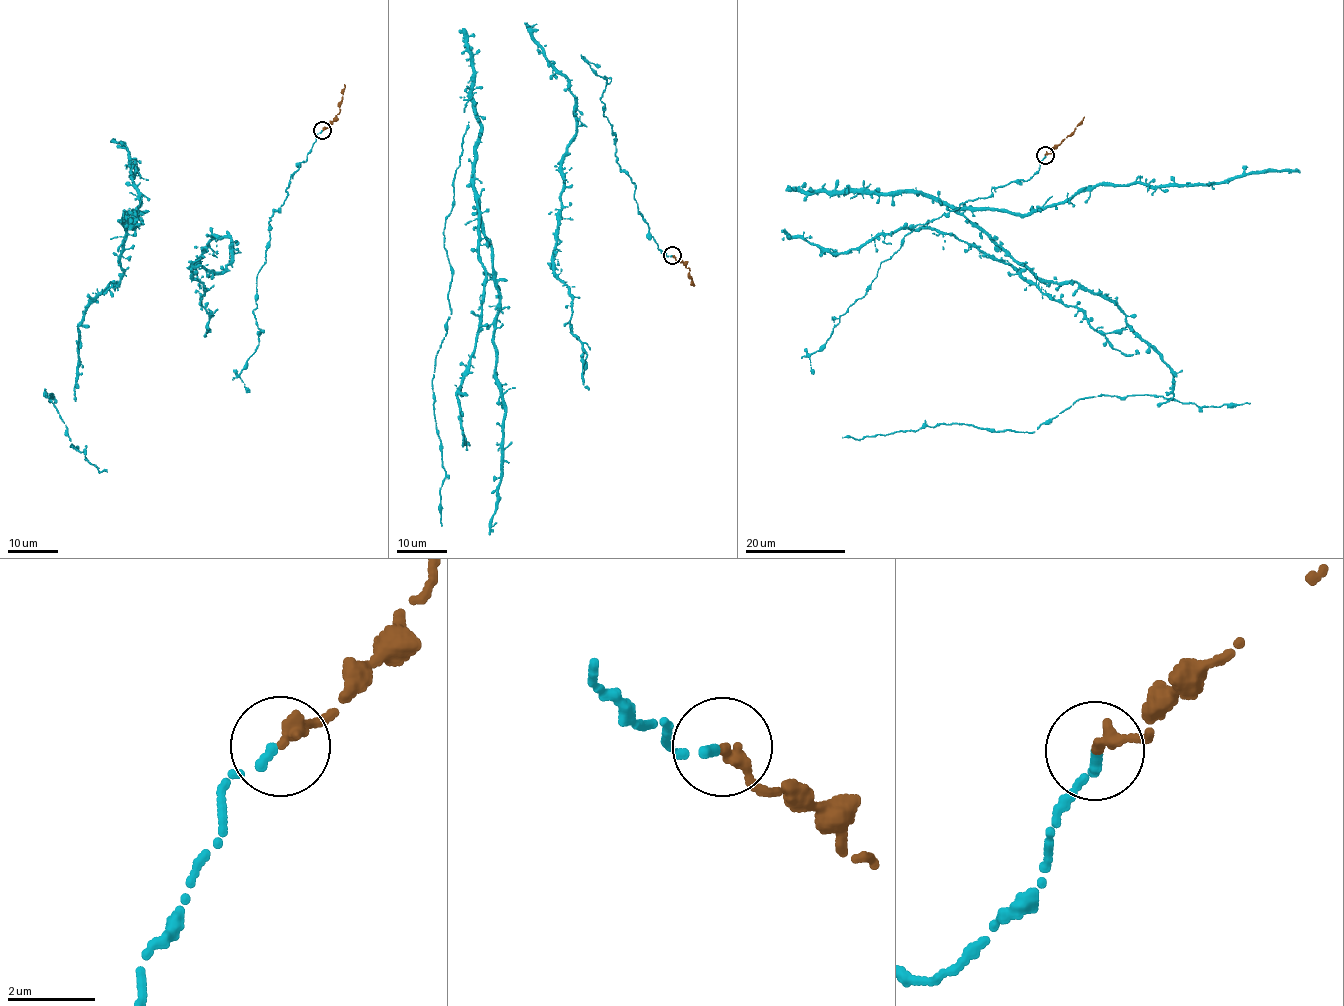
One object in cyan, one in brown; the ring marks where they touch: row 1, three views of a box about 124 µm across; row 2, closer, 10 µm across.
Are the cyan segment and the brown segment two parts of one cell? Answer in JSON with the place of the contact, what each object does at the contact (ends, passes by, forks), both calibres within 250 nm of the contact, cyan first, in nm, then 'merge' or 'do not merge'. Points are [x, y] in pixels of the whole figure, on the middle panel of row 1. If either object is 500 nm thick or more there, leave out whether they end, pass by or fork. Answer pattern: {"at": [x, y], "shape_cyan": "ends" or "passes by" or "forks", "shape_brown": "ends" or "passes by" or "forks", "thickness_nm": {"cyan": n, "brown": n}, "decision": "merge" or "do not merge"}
{"at": [672, 255], "shape_cyan": "ends", "shape_brown": "ends", "thickness_nm": {"cyan": 240, "brown": 320}, "decision": "merge"}

